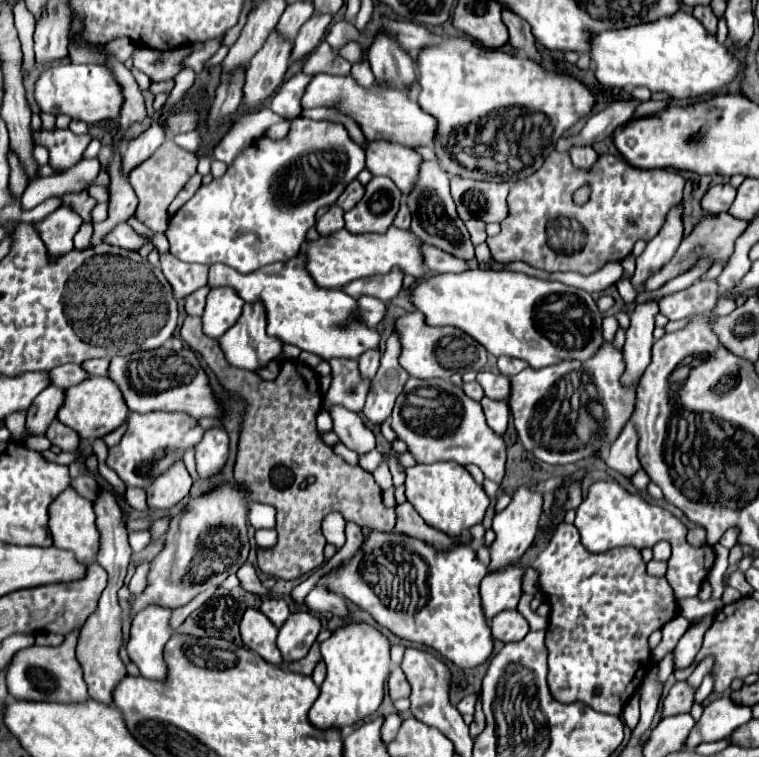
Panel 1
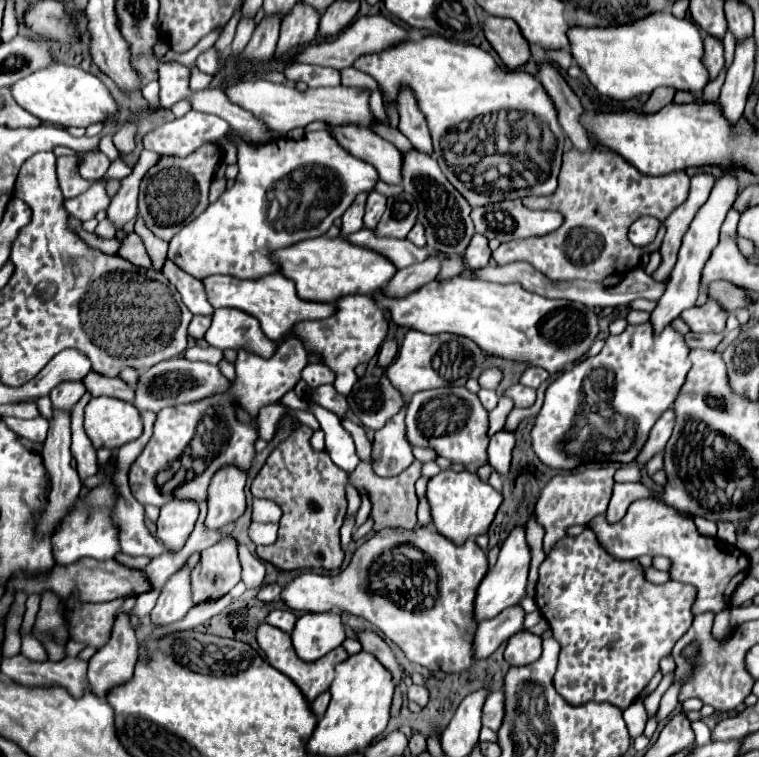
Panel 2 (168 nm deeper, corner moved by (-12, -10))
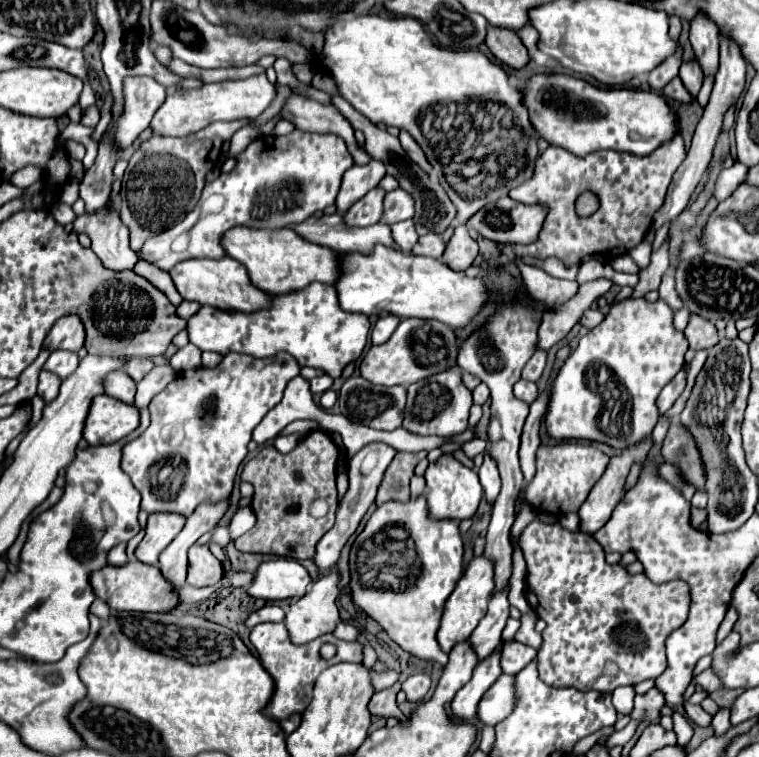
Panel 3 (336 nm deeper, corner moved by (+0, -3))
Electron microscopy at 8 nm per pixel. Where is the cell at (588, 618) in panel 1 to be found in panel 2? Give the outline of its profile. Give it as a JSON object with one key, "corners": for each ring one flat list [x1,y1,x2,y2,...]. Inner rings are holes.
{"corners":[[584,528,578,536,564,536,540,564,534,596,540,614,546,618,554,638,562,646,558,670,554,674,556,692,574,706,586,702,610,702,626,710,660,670,660,660,672,652,674,644,692,626,694,600,696,588,690,584,672,580,666,584,652,584,644,578,642,566,636,560,622,562,608,556,590,528]]}

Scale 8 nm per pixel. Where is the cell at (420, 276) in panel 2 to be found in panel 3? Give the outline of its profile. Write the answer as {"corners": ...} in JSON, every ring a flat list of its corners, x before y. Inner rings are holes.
{"corners":[[428,233,424,237,420,237,416,241,416,245,412,247,412,255,422,255,422,257,434,257,440,259,444,253,444,243,440,239,440,235,436,233]]}

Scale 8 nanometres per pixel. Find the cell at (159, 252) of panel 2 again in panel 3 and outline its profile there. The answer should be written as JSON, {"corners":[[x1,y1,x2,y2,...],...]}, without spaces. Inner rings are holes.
{"corners":[[138,261,138,263,136,263,136,267,134,267,134,271,136,271,138,275,146,277,152,285,160,287,160,289,168,295,168,299,170,299,174,305,178,305,178,303,182,301,180,293,176,293,176,287,172,285,172,279,168,277,168,273,166,273,166,271,156,269,156,265,148,265,146,261]]}

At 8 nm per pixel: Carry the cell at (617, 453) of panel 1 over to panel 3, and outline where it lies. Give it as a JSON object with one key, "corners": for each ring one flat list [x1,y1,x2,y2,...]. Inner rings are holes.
{"corners":[[680,371,680,373,662,389,662,393,660,393,658,401,656,401,658,411,660,411,660,413,668,411,668,409,674,405,674,401,680,397,680,393,684,391,684,387,686,387,686,373]]}

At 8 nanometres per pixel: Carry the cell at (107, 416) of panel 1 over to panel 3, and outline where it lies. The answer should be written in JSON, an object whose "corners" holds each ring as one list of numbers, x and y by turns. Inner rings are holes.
{"corners":[[100,395,92,399,86,423,84,439,90,445,108,445,124,439,140,425,138,409,122,403,114,397]]}

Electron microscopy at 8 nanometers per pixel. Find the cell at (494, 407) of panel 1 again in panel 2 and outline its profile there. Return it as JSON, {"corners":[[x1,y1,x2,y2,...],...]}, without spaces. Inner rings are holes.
{"corners":[[496,432,488,444,488,464,500,474,506,476,510,468,514,448,514,434,512,432]]}

